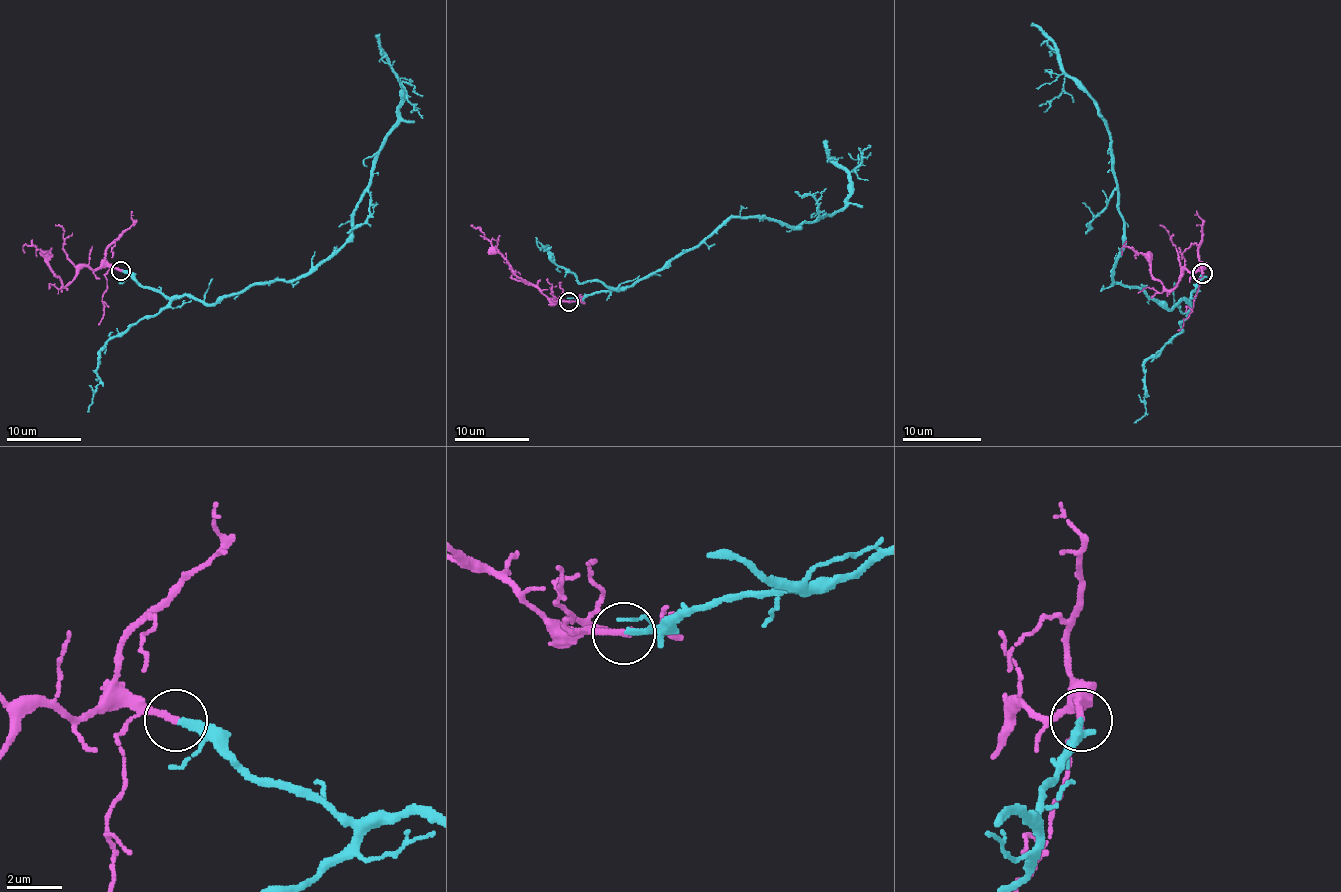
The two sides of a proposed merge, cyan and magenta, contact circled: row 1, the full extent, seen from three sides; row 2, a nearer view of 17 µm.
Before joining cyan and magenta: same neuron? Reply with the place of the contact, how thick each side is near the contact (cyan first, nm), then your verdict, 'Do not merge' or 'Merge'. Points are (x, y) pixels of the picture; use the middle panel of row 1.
Place: (569, 301). Thickness 260 nm (cyan) against 240 nm. Merge

